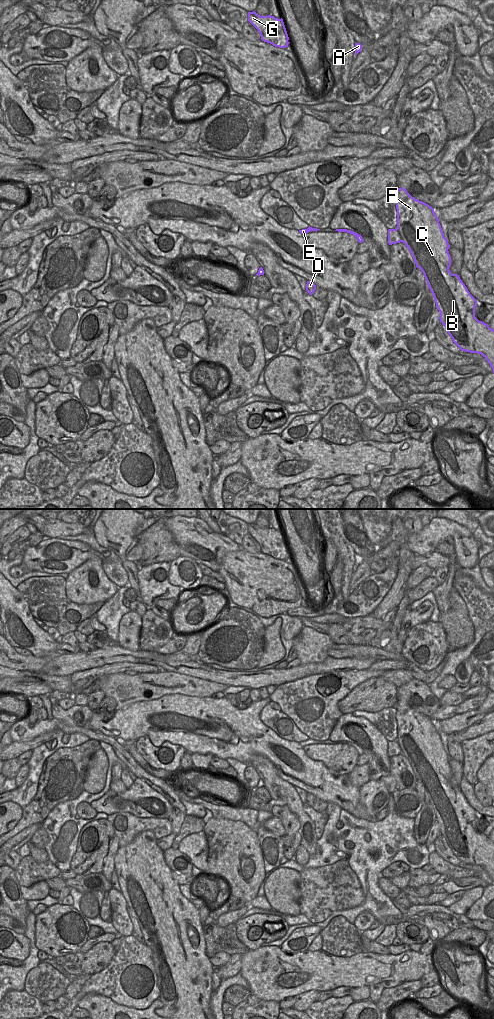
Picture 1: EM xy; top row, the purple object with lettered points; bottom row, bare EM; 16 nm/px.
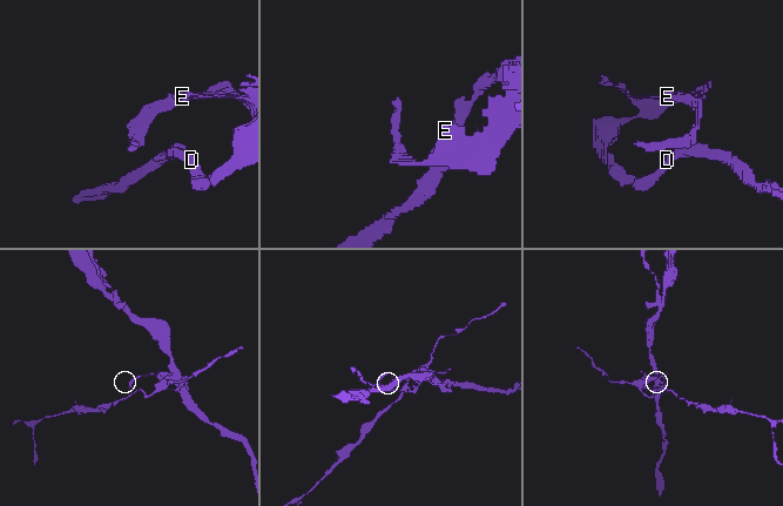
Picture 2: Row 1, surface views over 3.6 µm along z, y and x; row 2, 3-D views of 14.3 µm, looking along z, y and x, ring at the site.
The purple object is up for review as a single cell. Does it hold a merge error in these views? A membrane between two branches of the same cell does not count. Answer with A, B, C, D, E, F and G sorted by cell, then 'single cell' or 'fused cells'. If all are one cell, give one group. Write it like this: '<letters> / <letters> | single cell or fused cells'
A B C F G / D E | fused cells

